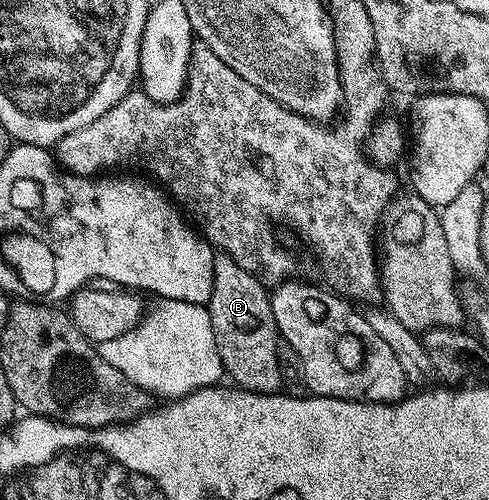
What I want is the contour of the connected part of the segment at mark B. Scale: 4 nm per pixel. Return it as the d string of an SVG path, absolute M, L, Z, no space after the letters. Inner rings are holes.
M225 254L214 257L214 281L208 305L212 318L212 334L216 334L216 350L222 359L222 370L245 392L278 394L282 388L282 368L278 365L280 337L272 314L270 292L244 266Z

